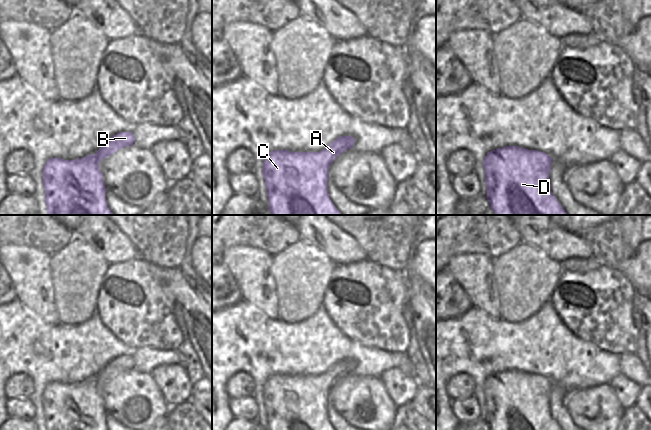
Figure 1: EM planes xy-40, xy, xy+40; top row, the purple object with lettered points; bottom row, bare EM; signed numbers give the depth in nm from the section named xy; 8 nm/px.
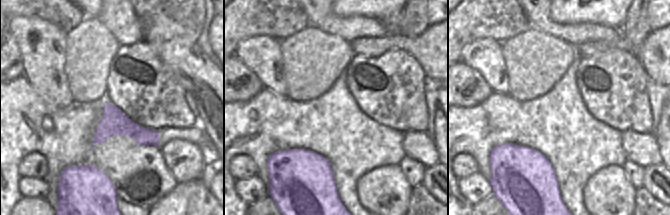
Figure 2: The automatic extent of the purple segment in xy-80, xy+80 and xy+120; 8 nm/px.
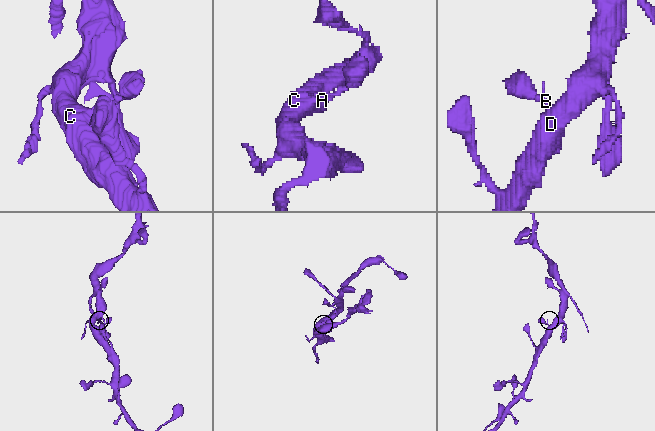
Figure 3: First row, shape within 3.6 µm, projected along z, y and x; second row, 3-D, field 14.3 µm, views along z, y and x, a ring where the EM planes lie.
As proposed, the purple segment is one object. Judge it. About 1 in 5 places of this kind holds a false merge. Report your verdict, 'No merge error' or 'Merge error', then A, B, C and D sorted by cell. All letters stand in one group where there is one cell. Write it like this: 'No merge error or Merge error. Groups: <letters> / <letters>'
No merge error. Groups: A B C D.

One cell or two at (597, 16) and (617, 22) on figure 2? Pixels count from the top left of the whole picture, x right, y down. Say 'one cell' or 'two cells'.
one cell

